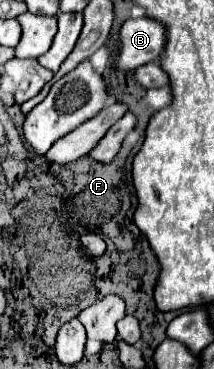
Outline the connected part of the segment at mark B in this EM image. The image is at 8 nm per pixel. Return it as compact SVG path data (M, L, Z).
M149 17L127 19L119 29L117 71L133 71L149 61L157 61L165 43L165 27Z

